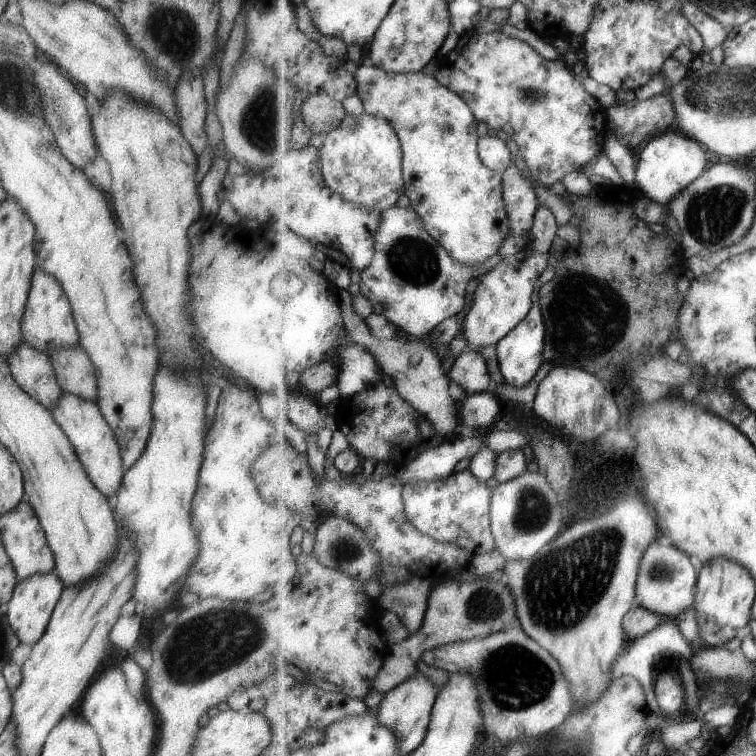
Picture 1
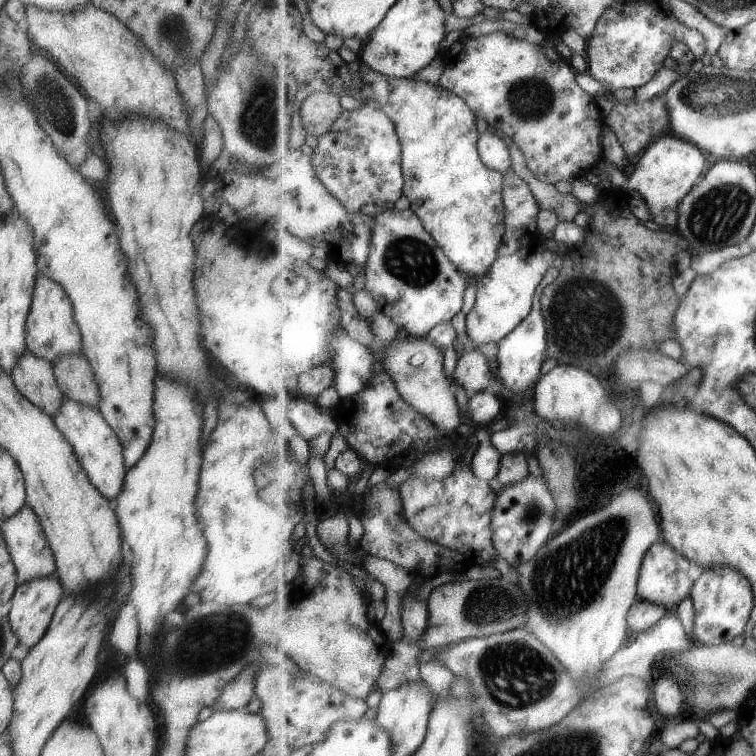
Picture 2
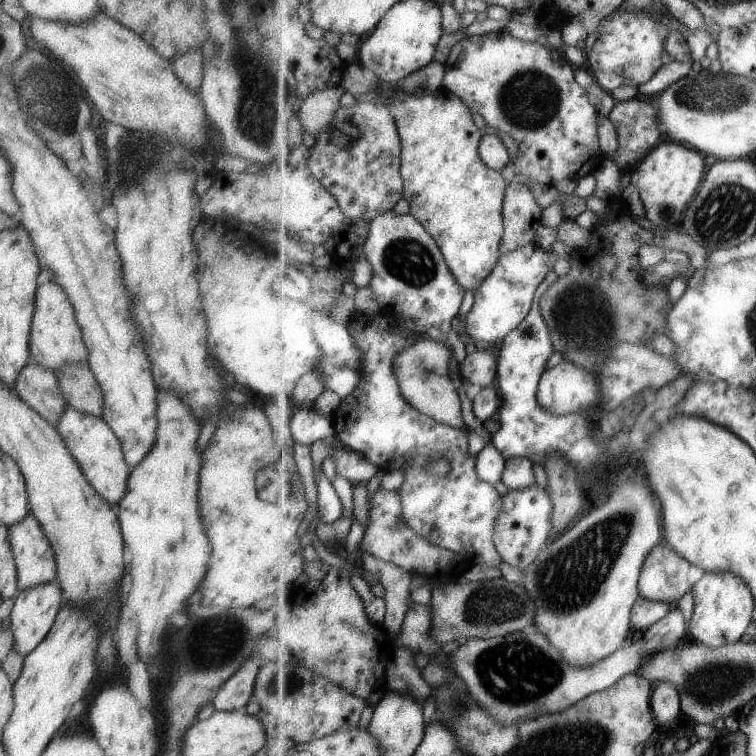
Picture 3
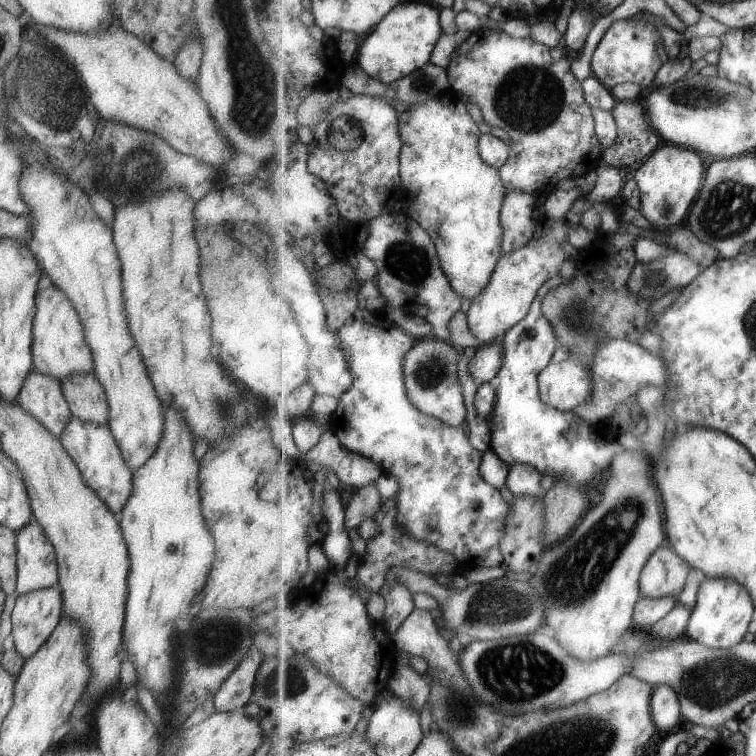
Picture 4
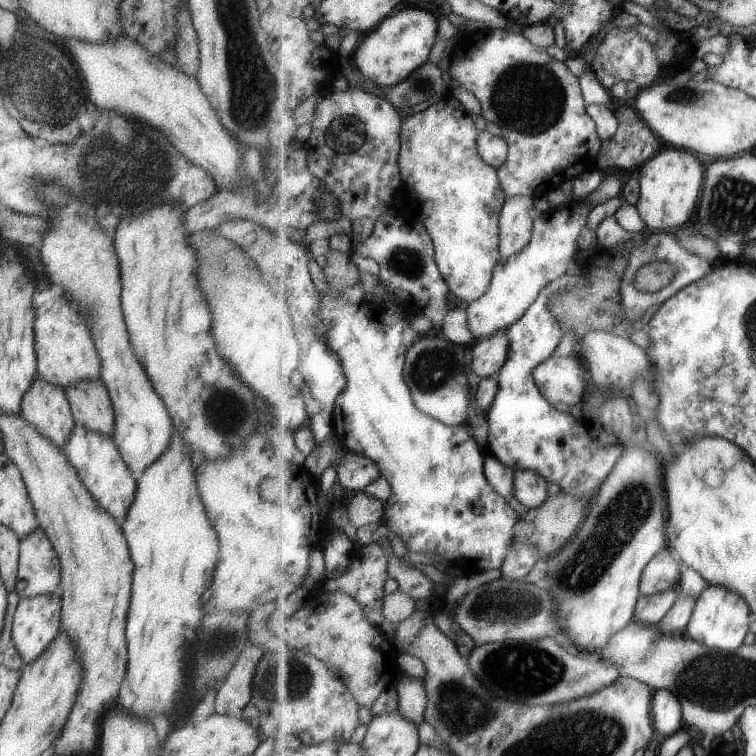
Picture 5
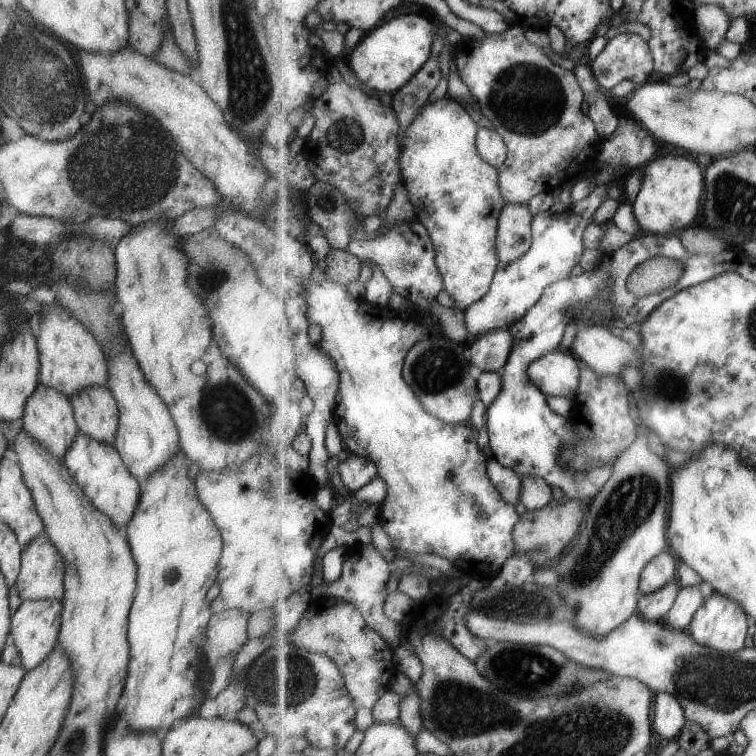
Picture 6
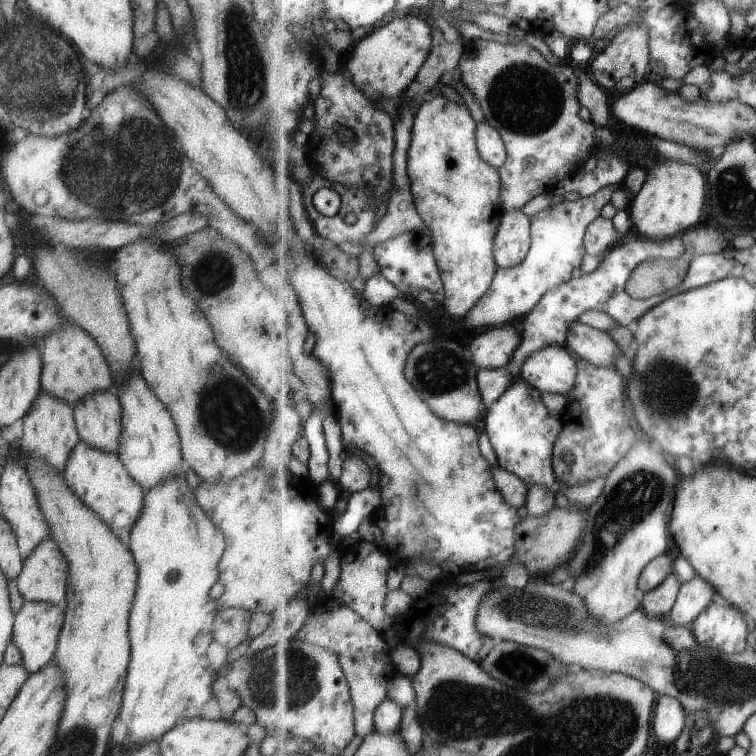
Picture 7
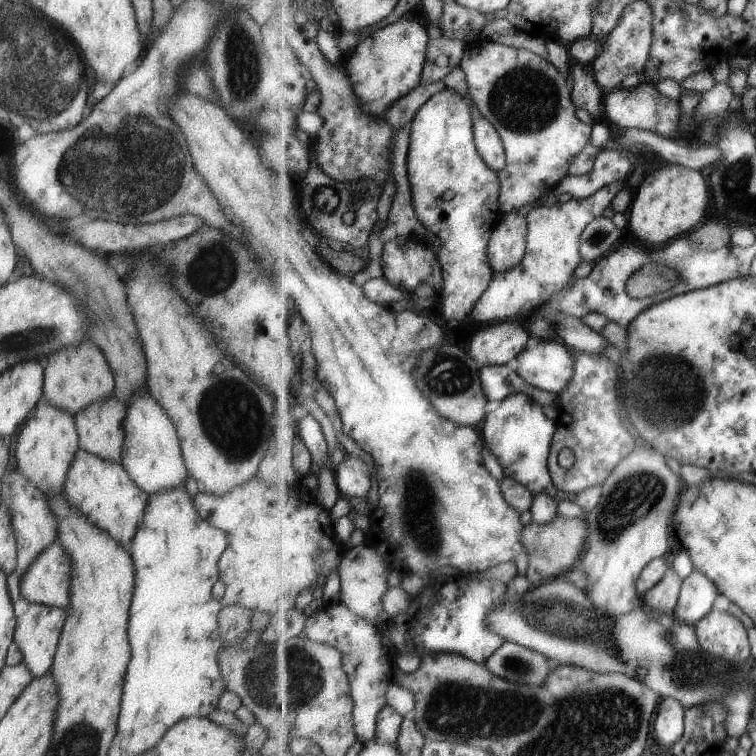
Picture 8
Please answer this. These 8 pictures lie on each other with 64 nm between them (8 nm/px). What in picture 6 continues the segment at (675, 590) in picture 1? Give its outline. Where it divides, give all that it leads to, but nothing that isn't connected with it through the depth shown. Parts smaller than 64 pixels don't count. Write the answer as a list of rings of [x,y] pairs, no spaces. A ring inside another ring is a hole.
[[[665,550],[649,562],[642,572],[640,582],[641,595],[657,592],[671,579],[677,579],[680,564],[678,559]]]

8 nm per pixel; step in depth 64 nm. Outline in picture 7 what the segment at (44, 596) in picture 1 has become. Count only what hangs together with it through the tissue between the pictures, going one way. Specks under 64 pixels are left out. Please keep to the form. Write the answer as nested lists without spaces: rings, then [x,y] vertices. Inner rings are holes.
[[[24,601],[14,613],[12,624],[12,643],[20,650],[21,664],[28,674],[40,671],[54,658],[57,637],[63,622],[64,609],[60,605],[46,602]]]

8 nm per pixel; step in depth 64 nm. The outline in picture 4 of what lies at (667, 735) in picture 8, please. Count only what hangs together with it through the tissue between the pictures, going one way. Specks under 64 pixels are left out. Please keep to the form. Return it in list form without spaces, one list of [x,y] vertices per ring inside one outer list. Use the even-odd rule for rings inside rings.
[[[669,685],[657,686],[652,696],[652,711],[657,728],[665,734],[678,728],[683,716],[677,690]]]

